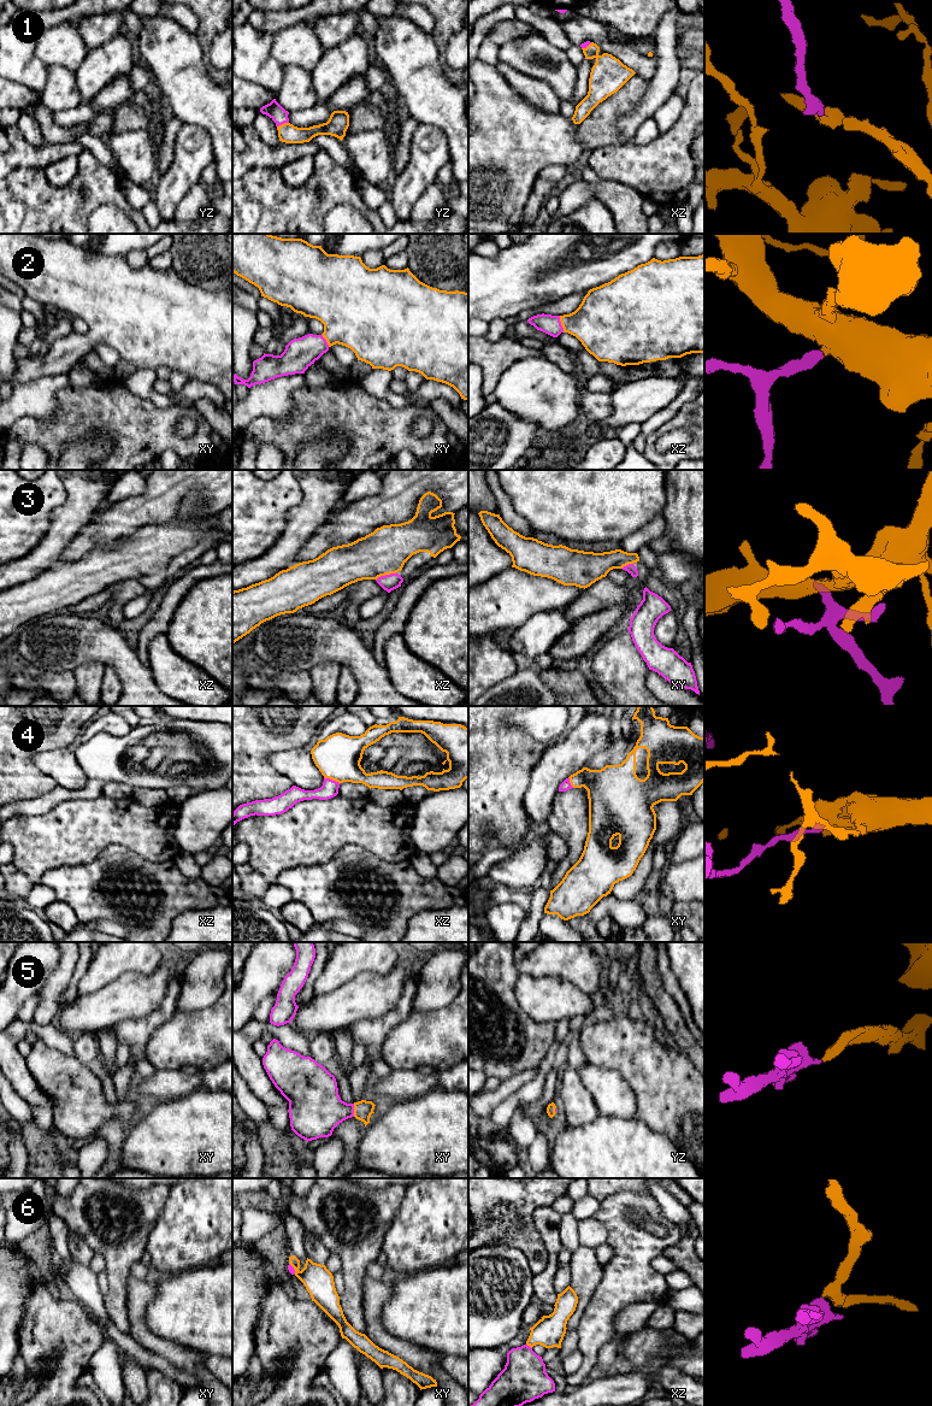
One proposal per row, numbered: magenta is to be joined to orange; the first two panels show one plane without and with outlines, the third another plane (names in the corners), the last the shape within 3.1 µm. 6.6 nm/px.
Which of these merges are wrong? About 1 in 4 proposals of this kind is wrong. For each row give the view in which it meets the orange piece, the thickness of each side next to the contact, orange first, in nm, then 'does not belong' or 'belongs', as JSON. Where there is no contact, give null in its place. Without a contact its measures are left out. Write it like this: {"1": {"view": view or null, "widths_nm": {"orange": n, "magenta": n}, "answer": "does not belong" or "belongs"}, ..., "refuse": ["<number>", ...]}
{"1": {"view": "yz", "widths_nm": {"orange": 130, "magenta": 110}, "answer": "belongs"}, "2": {"view": "xz", "widths_nm": {"orange": 360, "magenta": 130}, "answer": "belongs"}, "3": {"view": "xz", "widths_nm": {"orange": 300, "magenta": 110}, "answer": "belongs"}, "4": {"view": "xz", "widths_nm": {"orange": 300, "magenta": 120}, "answer": "belongs"}, "5": {"view": "xy", "widths_nm": {"orange": 130, "magenta": 340}, "answer": "belongs"}, "6": {"view": "xz", "widths_nm": {"orange": 200, "magenta": 300}, "answer": "does not belong"}, "refuse": ["6"]}

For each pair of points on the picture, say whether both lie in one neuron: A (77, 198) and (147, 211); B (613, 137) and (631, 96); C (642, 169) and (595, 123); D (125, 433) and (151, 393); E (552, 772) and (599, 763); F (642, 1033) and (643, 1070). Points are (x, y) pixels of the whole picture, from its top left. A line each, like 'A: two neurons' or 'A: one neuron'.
A: two neurons
B: one neuron
C: two neurons
D: two neurons
E: two neurons
F: one neuron

